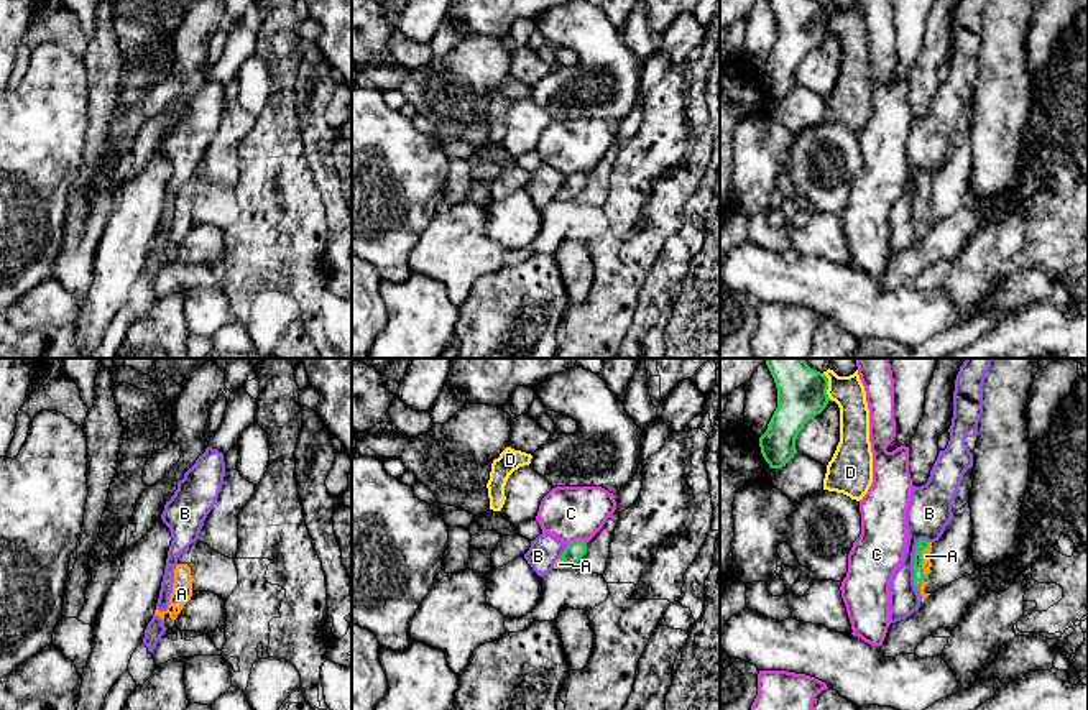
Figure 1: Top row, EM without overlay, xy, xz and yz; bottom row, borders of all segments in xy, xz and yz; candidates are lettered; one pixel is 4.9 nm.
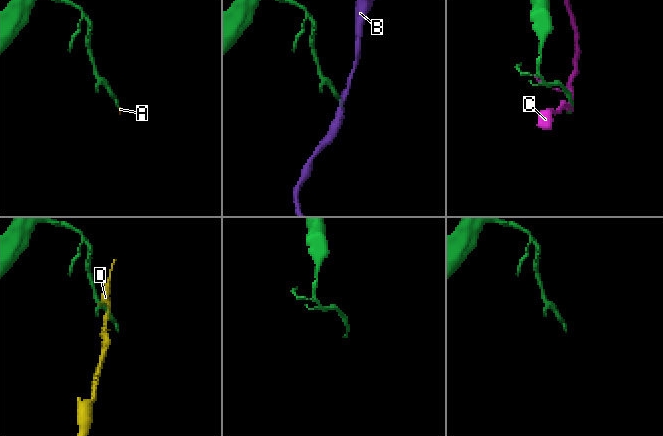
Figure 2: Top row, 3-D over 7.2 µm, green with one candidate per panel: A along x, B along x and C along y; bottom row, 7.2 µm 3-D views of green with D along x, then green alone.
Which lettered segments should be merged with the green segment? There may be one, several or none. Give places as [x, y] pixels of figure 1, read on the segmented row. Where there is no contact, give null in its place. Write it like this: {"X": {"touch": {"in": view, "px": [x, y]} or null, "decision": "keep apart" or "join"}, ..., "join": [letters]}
{"A": {"touch": {"in": "yz", "px": [921, 559]}, "decision": "join"}, "B": {"touch": {"in": "yz", "px": [914, 564]}, "decision": "keep apart"}, "C": {"touch": {"in": "xz", "px": [576, 541]}, "decision": "keep apart"}, "D": {"touch": {"in": "yz", "px": [827, 387]}, "decision": "keep apart"}, "join": ["A"]}

